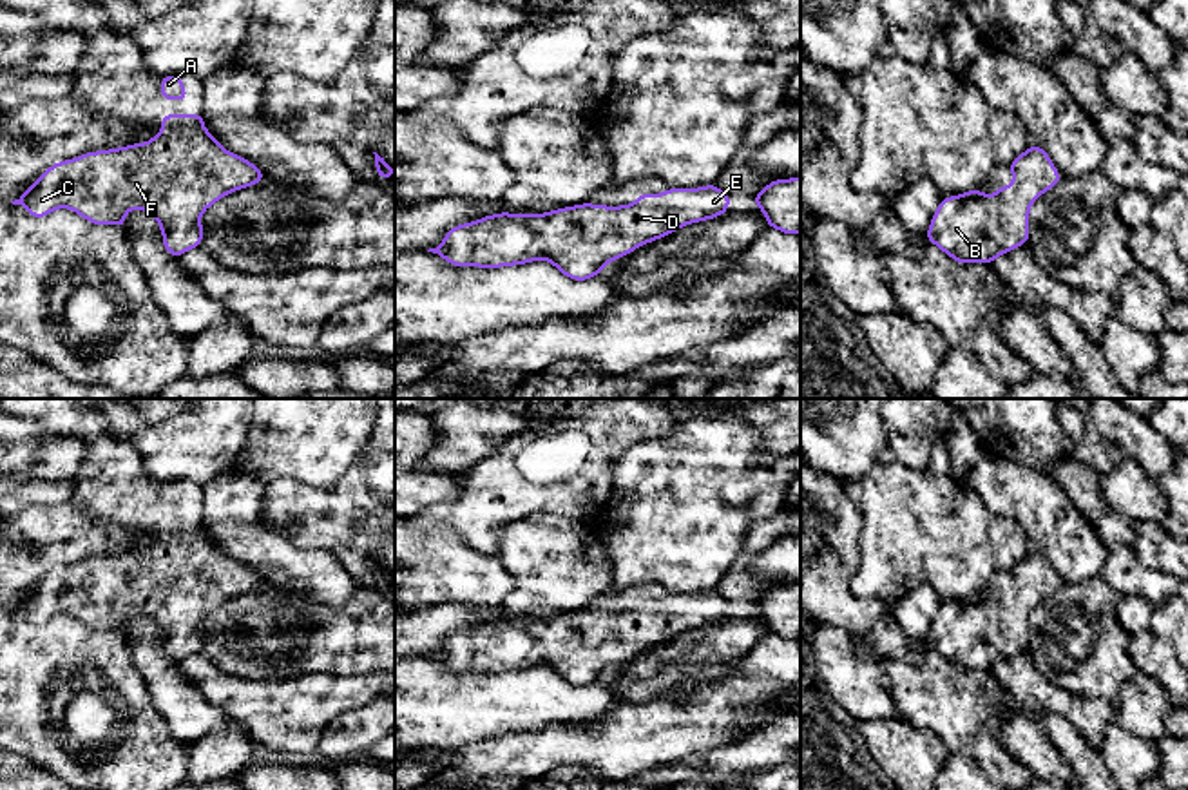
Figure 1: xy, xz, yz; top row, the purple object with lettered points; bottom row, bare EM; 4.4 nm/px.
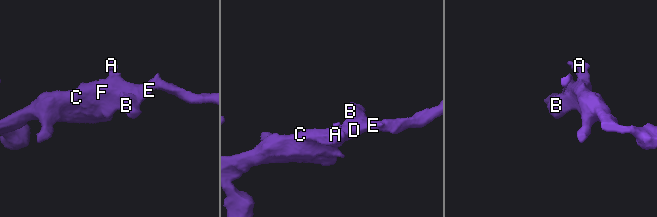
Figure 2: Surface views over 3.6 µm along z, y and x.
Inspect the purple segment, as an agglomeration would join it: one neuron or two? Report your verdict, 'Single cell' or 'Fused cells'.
Single cell

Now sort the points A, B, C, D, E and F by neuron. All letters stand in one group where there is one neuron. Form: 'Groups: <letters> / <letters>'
Groups: A B C D E F

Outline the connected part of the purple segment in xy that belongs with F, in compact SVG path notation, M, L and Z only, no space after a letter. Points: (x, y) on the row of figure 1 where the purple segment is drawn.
M165 114L161 134L150 141L54 163L11 203L24 205L33 217L45 217L54 208L72 208L94 225L121 228L125 228L125 214L141 208L158 219L165 250L181 257L201 245L205 228L199 217L212 203L263 179L266 176L255 165L234 156L206 132L203 114Z

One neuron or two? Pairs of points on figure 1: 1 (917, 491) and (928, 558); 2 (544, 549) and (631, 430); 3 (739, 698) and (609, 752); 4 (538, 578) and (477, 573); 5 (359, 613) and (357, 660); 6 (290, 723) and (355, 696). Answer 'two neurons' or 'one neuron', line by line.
1: one neuron
2: two neurons
3: one neuron
4: two neurons
5: one neuron
6: one neuron

